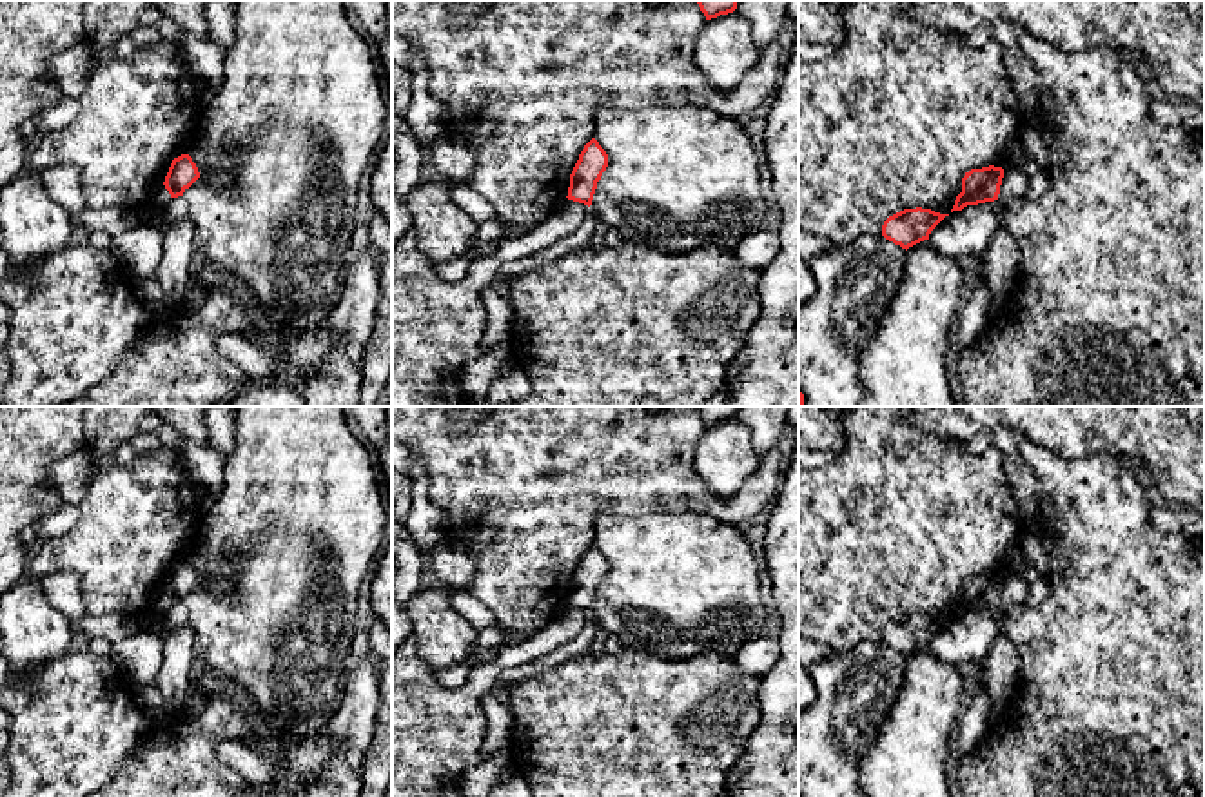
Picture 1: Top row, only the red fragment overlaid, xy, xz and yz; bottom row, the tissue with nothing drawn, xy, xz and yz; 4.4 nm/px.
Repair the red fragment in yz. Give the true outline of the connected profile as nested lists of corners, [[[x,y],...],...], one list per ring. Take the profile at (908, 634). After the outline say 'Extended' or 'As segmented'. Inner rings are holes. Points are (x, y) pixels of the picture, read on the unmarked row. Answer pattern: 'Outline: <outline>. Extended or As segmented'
Outline: [[[904,615],[889,623],[882,632],[882,643],[902,655],[909,655],[924,646],[929,646],[931,637],[949,621],[940,621],[931,615]]]. As segmented

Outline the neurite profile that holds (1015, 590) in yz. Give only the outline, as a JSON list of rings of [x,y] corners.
[[[1005,576],[998,606],[1007,610],[1011,606],[1027,606],[1029,583],[1018,576]]]

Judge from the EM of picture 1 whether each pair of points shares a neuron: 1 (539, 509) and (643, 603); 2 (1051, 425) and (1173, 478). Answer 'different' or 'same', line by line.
1: different
2: same

